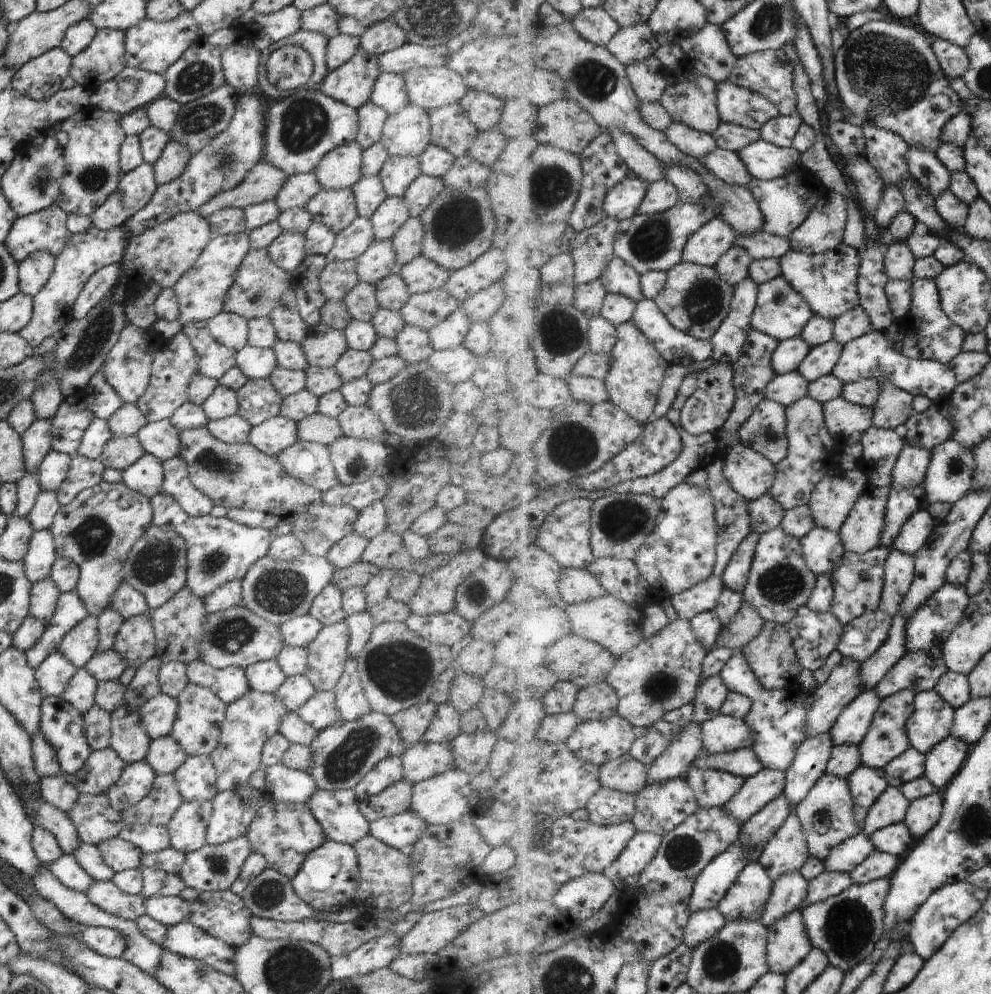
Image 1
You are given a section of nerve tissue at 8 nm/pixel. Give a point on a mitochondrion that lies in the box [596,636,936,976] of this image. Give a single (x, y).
(848, 927)

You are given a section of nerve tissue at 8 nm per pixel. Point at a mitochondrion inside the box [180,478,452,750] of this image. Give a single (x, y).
(399, 671)

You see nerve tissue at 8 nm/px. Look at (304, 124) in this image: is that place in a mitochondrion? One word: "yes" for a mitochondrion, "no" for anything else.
yes

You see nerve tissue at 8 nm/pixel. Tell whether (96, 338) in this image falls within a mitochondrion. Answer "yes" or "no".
yes

